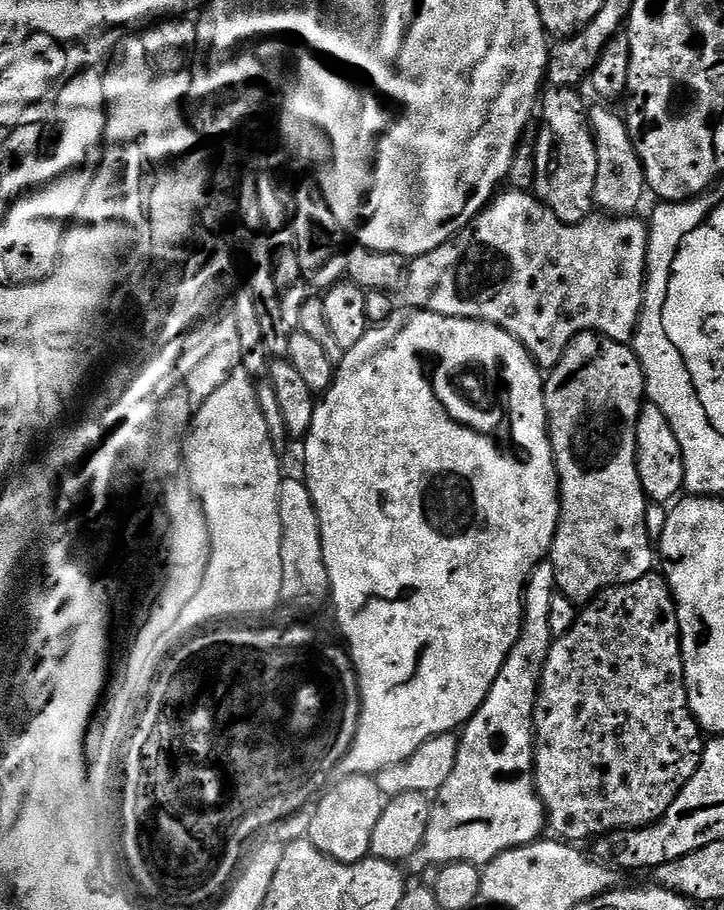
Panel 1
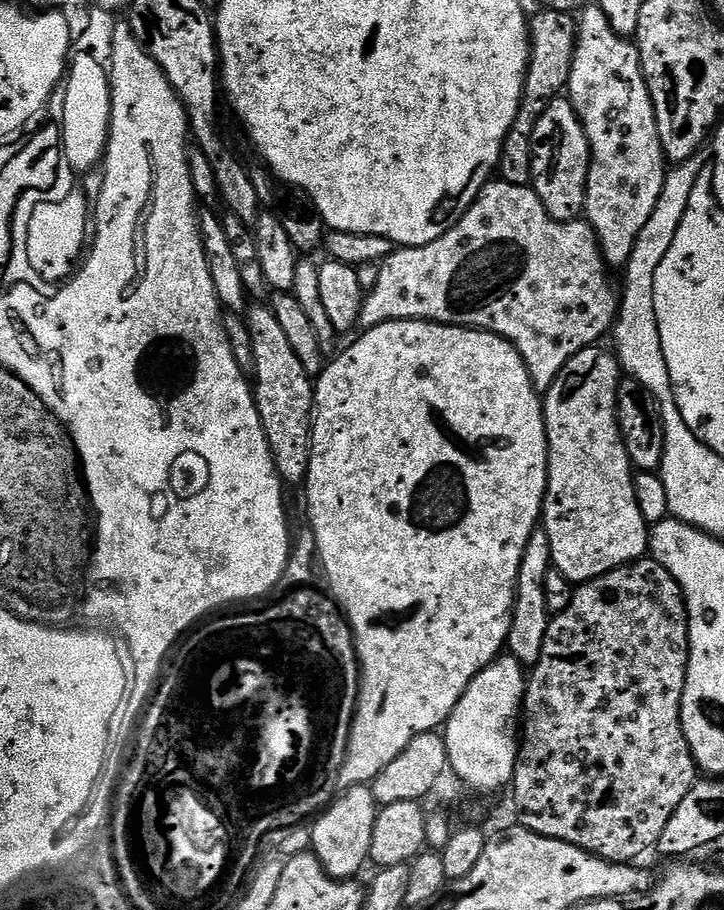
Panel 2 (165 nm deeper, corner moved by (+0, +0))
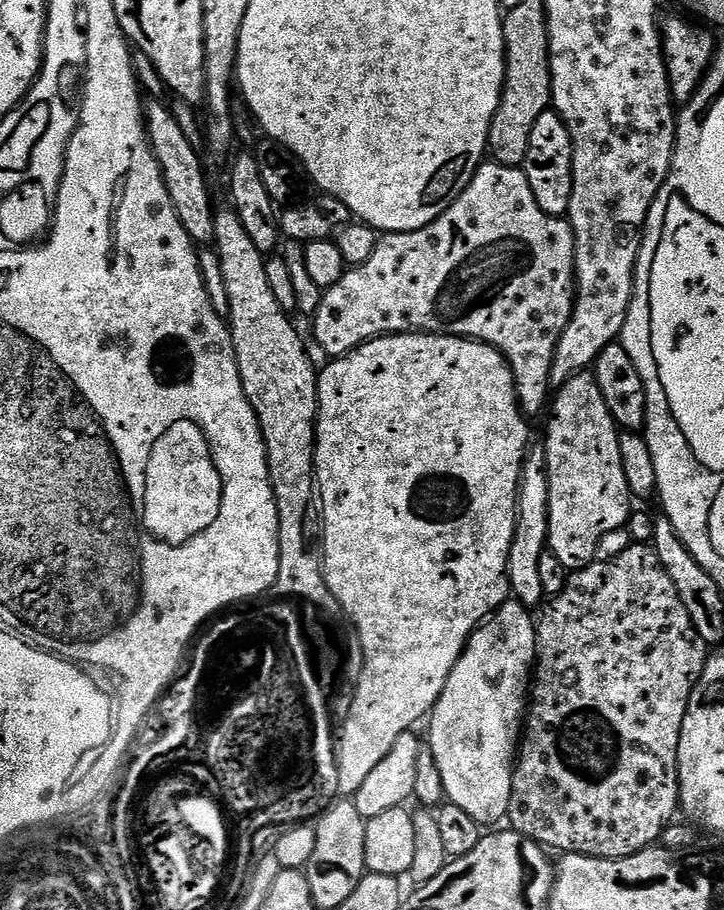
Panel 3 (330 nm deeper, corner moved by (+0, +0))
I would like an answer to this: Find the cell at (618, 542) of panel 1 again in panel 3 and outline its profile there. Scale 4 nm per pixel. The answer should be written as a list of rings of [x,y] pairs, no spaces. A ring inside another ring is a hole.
[[[591,371],[580,372],[577,376],[571,376],[555,393],[554,399],[550,404],[550,413],[552,417],[548,420],[548,444],[546,451],[548,454],[548,481],[550,482],[550,498],[548,499],[548,548],[566,566],[569,570],[579,570],[587,568],[589,564],[597,559],[596,551],[600,548],[600,543],[607,538],[611,532],[616,532],[625,527],[628,523],[628,517],[634,511],[634,497],[628,488],[625,471],[622,468],[622,455],[619,450],[619,440],[621,433],[618,431],[616,419],[610,414],[606,406],[606,398],[602,398],[602,390],[598,390],[598,382]]]

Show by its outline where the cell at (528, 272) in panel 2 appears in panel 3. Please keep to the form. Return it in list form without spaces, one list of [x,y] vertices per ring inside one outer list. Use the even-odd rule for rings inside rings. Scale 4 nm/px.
[[[485,162],[474,174],[470,186],[466,186],[466,190],[462,190],[460,197],[452,201],[452,205],[438,219],[430,222],[430,226],[413,232],[389,232],[381,235],[374,246],[374,254],[370,254],[367,262],[349,267],[344,276],[338,278],[338,282],[323,293],[321,304],[316,314],[311,317],[310,323],[312,323],[312,332],[316,335],[321,350],[328,355],[328,358],[339,358],[347,352],[353,352],[354,349],[362,347],[367,340],[377,340],[379,336],[391,336],[398,332],[431,332],[445,336],[462,336],[478,340],[482,344],[489,344],[491,348],[497,348],[499,352],[503,352],[505,360],[512,367],[512,373],[516,379],[516,396],[520,400],[520,408],[524,415],[535,418],[543,408],[545,411],[550,404],[552,363],[558,346],[558,338],[562,330],[566,330],[572,317],[575,290],[576,243],[571,224],[567,219],[546,214],[542,206],[538,206],[534,198],[534,190],[530,190],[530,182],[526,178],[523,167],[511,168],[495,162]]]

